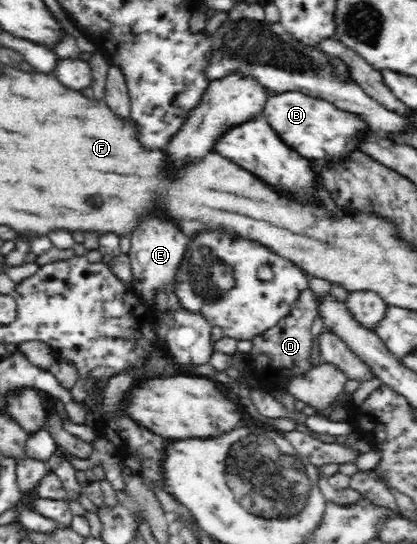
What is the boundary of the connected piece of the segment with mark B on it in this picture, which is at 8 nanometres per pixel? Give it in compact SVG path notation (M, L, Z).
M293 90L270 93L262 105L261 115L284 144L315 162L318 168L331 157L340 156L347 149L357 147L360 132L366 129L361 120L338 110L331 102Z

